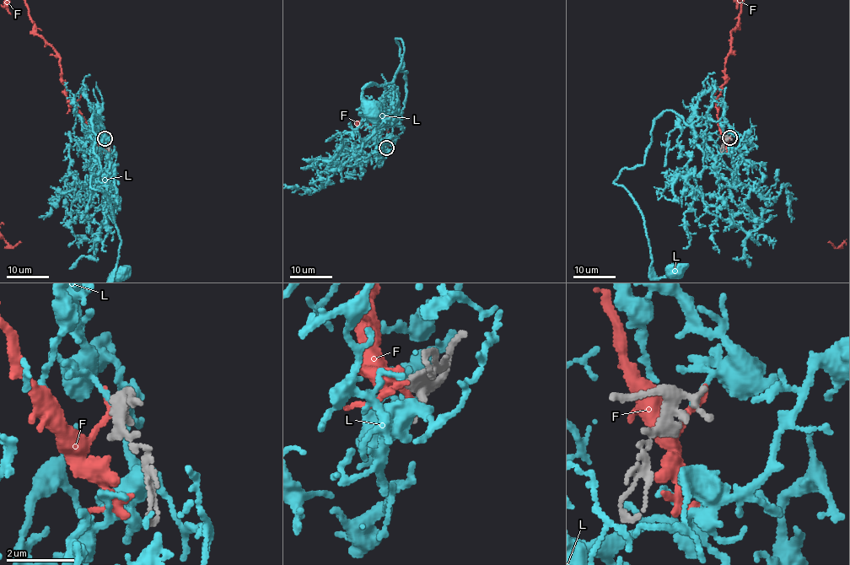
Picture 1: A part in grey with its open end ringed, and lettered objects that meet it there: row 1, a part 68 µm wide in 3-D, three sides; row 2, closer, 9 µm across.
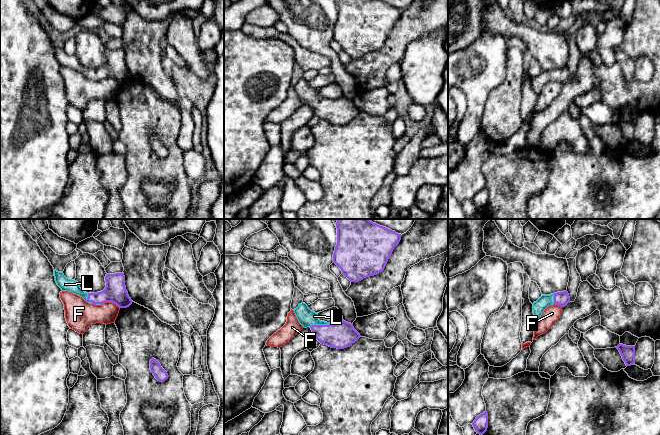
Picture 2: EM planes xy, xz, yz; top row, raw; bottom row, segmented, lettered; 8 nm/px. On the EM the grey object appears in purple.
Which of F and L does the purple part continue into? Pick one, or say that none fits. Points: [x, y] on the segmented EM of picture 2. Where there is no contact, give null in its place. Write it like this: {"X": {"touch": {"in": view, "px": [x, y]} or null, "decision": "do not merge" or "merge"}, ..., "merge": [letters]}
{"F": {"touch": {"in": "xy", "px": [110, 301]}, "decision": "do not merge"}, "L": {"touch": {"in": "xz", "px": [319, 325]}, "decision": "merge"}, "merge": ["L"]}

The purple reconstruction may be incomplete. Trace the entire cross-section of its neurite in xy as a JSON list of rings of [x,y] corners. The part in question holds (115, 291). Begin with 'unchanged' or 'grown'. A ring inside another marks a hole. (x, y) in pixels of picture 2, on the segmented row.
grown; [[[54,270],[54,276],[62,291],[76,294],[90,304],[101,305],[105,302],[112,302],[119,308],[127,308],[133,302],[126,290],[124,273],[106,274],[106,287],[97,293],[84,292],[77,281],[66,278],[62,272]]]

